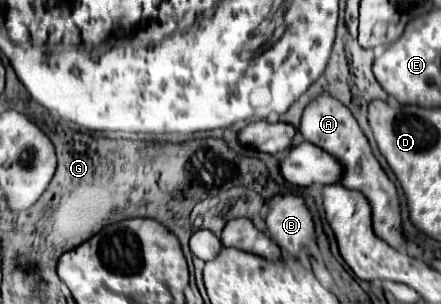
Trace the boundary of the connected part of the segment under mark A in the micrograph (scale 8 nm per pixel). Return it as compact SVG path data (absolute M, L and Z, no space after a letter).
M322 94L322 98L316 98L314 102L310 102L306 106L298 132L302 134L302 138L306 142L310 142L314 146L320 146L322 150L326 150L330 156L334 156L340 162L340 166L342 166L340 184L344 188L358 190L366 196L366 200L372 206L372 224L374 224L376 236L380 240L388 242L392 248L400 248L400 244L404 242L404 236L402 236L398 194L394 192L396 186L388 180L382 166L374 158L372 148L370 148L364 132L360 130L358 122L350 114L350 110L342 102L330 98L328 94Z

